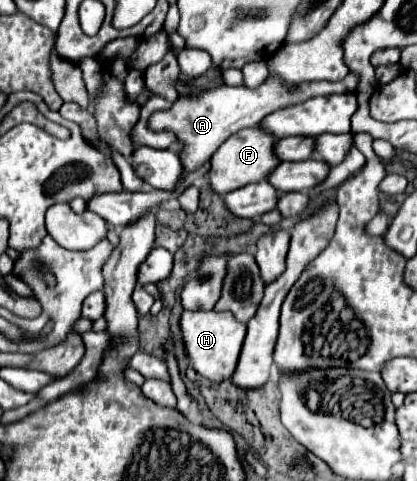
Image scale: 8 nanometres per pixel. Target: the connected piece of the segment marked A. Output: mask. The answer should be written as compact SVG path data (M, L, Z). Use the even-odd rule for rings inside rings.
M349 74L345 80L341 82L309 82L301 88L285 88L285 84L279 78L269 76L265 80L265 84L261 84L259 88L247 88L247 86L221 86L215 90L205 90L199 94L187 94L177 98L177 102L173 104L171 110L165 112L155 112L149 118L149 128L152 130L173 130L177 140L183 144L183 150L179 152L183 168L185 170L195 170L199 168L207 158L211 158L211 154L235 132L255 126L259 124L267 114L297 104L297 102L305 102L309 98L315 96L327 96L327 94L343 94L343 92L355 92L357 88L357 74Z

